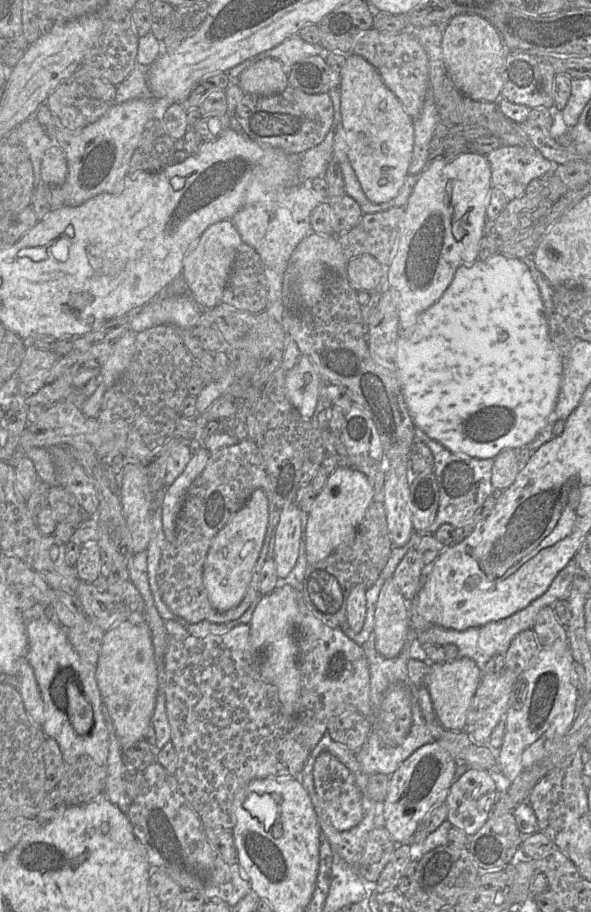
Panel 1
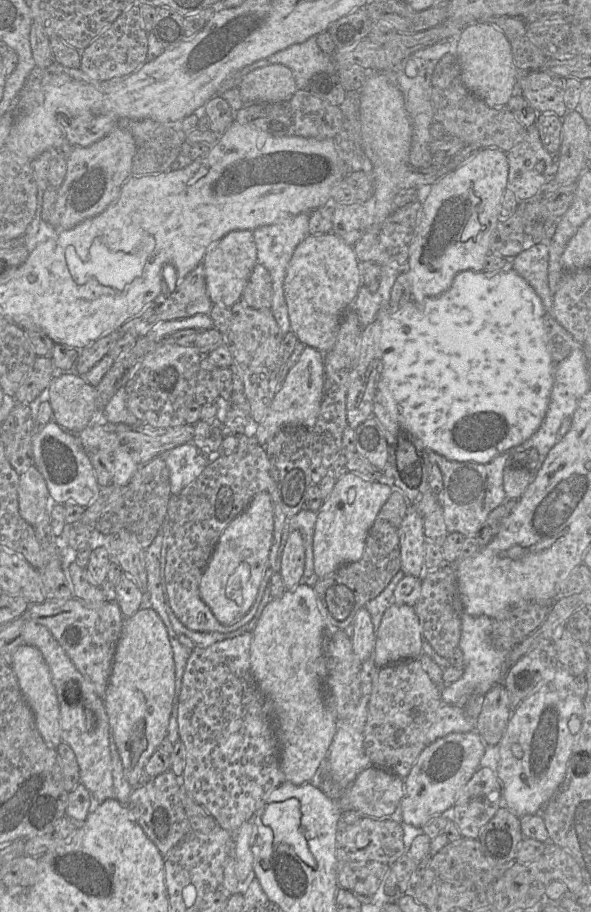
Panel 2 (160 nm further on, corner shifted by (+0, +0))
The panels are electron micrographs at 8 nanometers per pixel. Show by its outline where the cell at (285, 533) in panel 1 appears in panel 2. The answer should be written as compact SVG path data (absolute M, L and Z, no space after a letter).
M291 530L281 553L279 574L286 590L293 590L302 583L305 566L305 549L299 531Z

